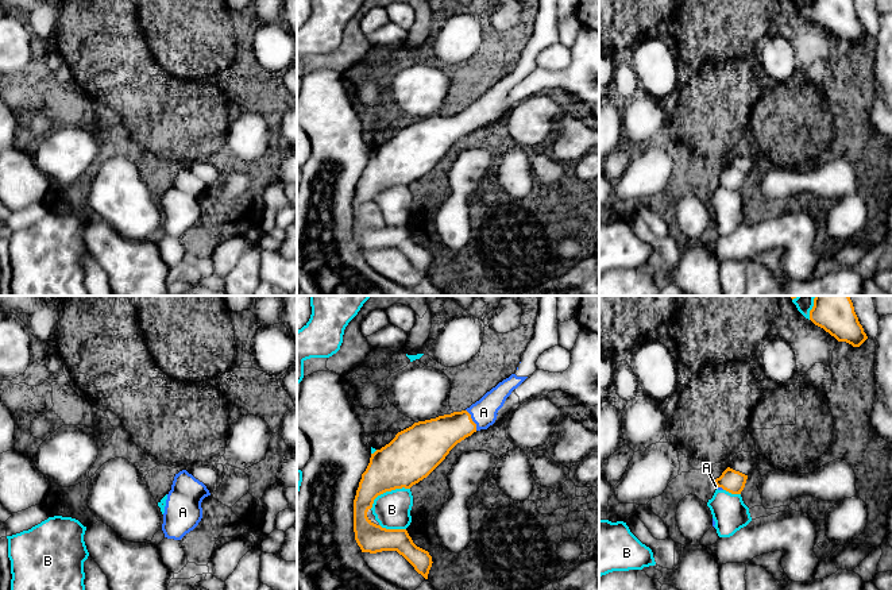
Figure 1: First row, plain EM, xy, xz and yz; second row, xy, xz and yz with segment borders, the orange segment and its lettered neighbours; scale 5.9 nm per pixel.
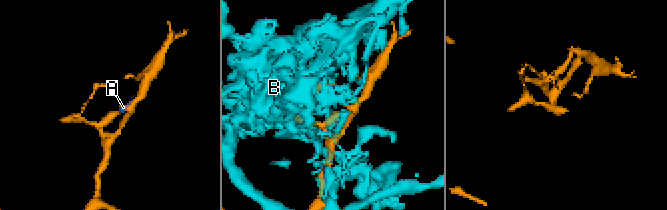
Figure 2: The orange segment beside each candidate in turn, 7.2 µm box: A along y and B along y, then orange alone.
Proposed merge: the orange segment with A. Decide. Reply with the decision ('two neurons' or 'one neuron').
one neuron

